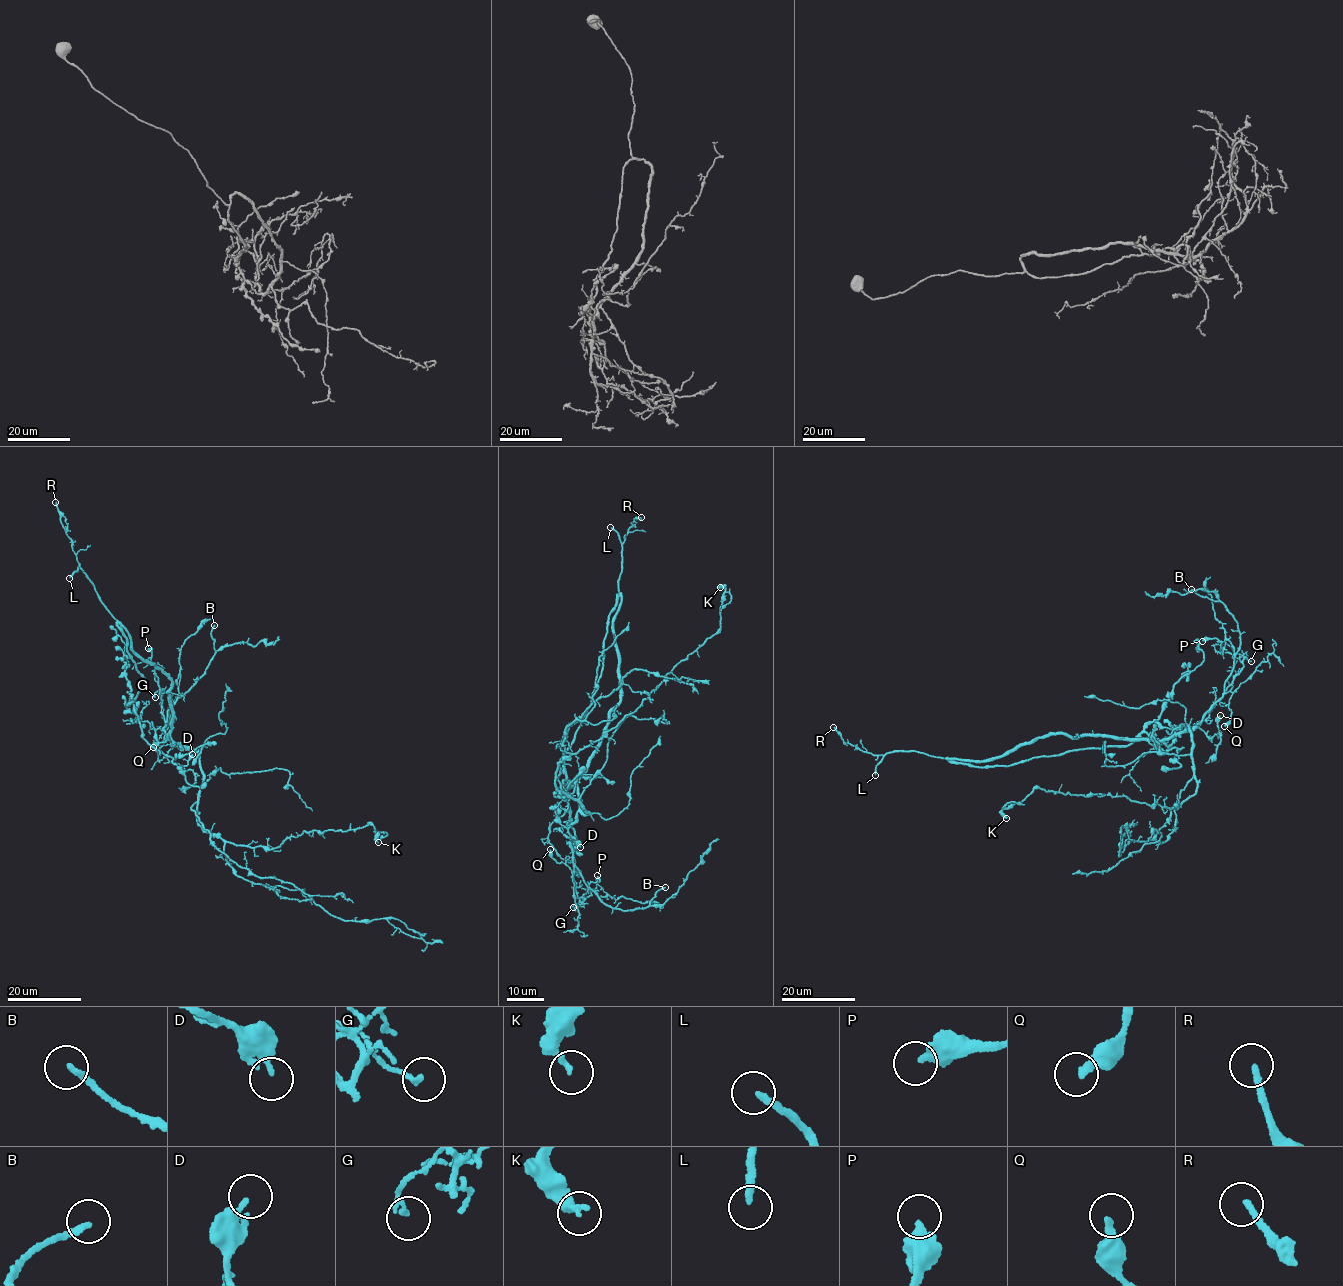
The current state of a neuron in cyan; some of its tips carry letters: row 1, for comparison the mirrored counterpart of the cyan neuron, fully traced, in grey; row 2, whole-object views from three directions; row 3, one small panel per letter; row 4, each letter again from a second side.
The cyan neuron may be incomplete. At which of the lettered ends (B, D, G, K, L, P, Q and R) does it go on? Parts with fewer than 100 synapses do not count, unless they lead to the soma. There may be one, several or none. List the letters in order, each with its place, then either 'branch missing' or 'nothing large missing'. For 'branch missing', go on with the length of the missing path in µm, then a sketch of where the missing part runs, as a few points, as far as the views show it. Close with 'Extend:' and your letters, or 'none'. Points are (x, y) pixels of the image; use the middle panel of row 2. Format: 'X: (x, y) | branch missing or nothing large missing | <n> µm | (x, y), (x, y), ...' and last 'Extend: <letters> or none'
B: (665, 887) | nothing large missing
D: (580, 847) | nothing large missing
G: (573, 907) | nothing large missing
K: (720, 587) | nothing large missing
L: (610, 527) | branch missing | 90 µm
P: (597, 875) | nothing large missing
Q: (550, 849) | nothing large missing
R: (641, 517) | nothing large missing
Extend: L

